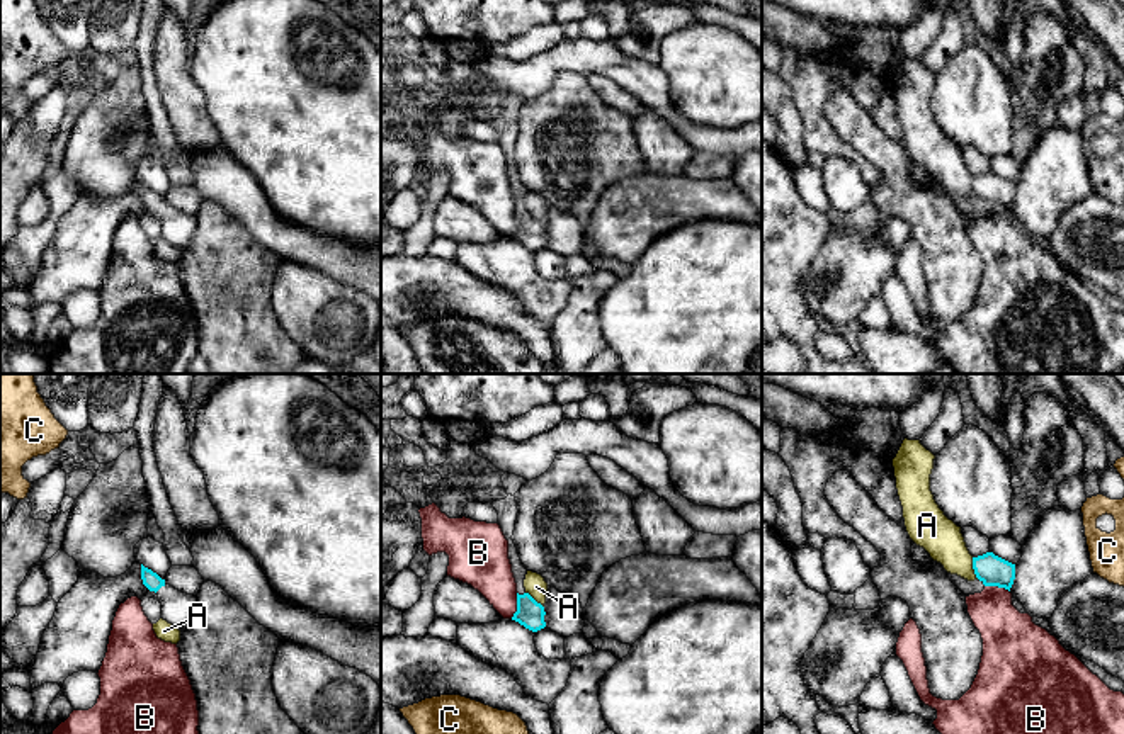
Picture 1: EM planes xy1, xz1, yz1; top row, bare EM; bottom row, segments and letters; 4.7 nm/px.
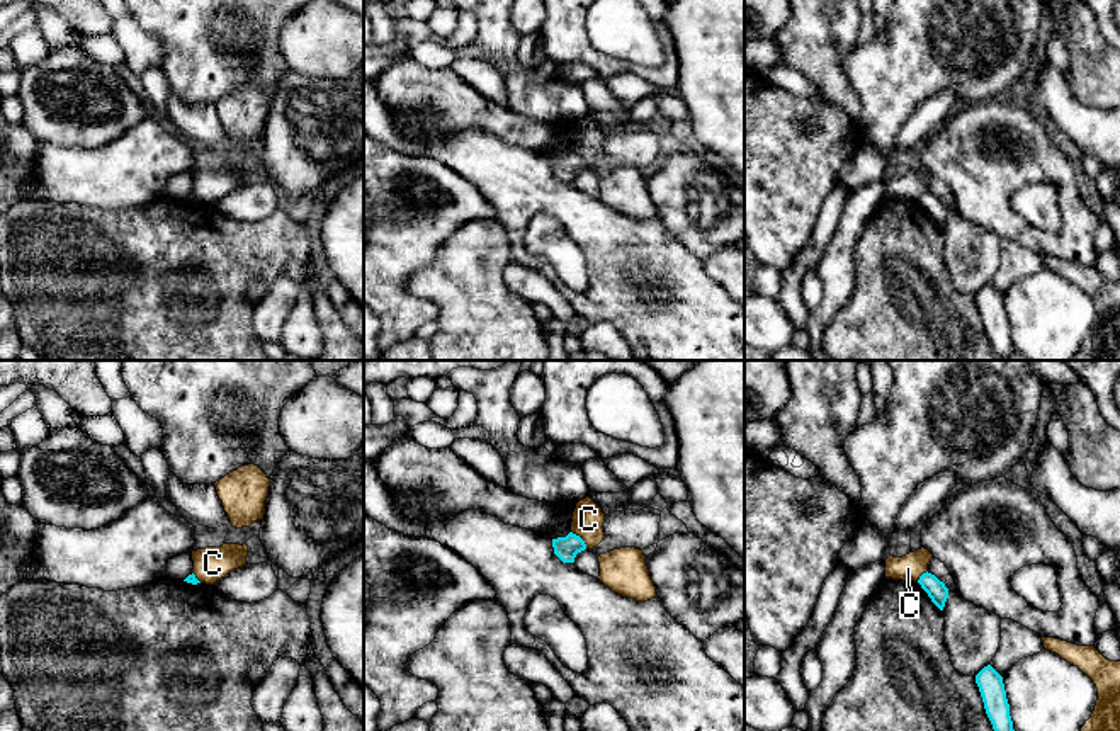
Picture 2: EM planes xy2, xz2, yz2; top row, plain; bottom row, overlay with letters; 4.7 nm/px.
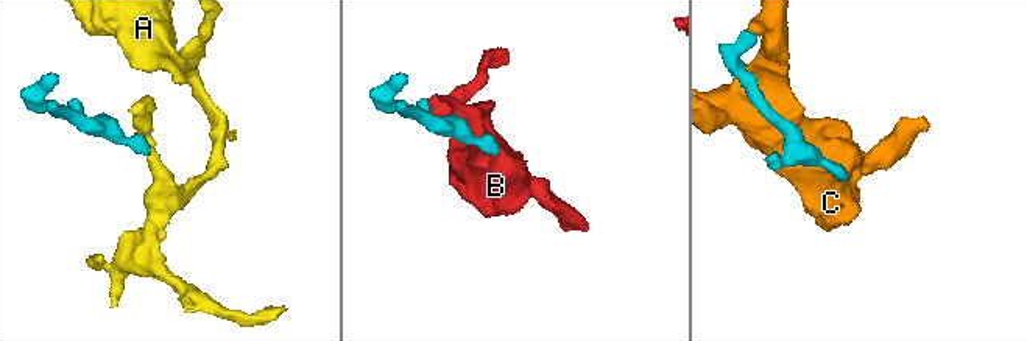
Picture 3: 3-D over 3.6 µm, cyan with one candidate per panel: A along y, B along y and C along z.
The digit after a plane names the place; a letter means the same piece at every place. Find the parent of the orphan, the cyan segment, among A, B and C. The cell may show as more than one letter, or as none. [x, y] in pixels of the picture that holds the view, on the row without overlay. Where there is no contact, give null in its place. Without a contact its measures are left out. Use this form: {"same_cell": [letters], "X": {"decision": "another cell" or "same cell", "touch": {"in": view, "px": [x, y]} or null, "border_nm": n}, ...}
{"same_cell": [], "A": {"decision": "another cell", "touch": {"in": "yz1", "px": [973, 187]}, "border_nm": 110}, "B": {"decision": "another cell", "touch": {"in": "xz1", "px": [517, 225]}, "border_nm": 120}, "C": {"decision": "another cell", "touch": {"in": "xz2", "px": [582, 158]}, "border_nm": 120}}

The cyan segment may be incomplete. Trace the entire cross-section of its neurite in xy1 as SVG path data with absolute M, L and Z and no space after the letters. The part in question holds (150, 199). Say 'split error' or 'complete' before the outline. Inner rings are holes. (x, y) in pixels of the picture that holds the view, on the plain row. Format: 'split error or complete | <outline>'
split error | M141 184L143 204L158 214L162 223L162 238L175 245L179 250L185 250L197 228L197 216L182 212L167 204L156 192Z

